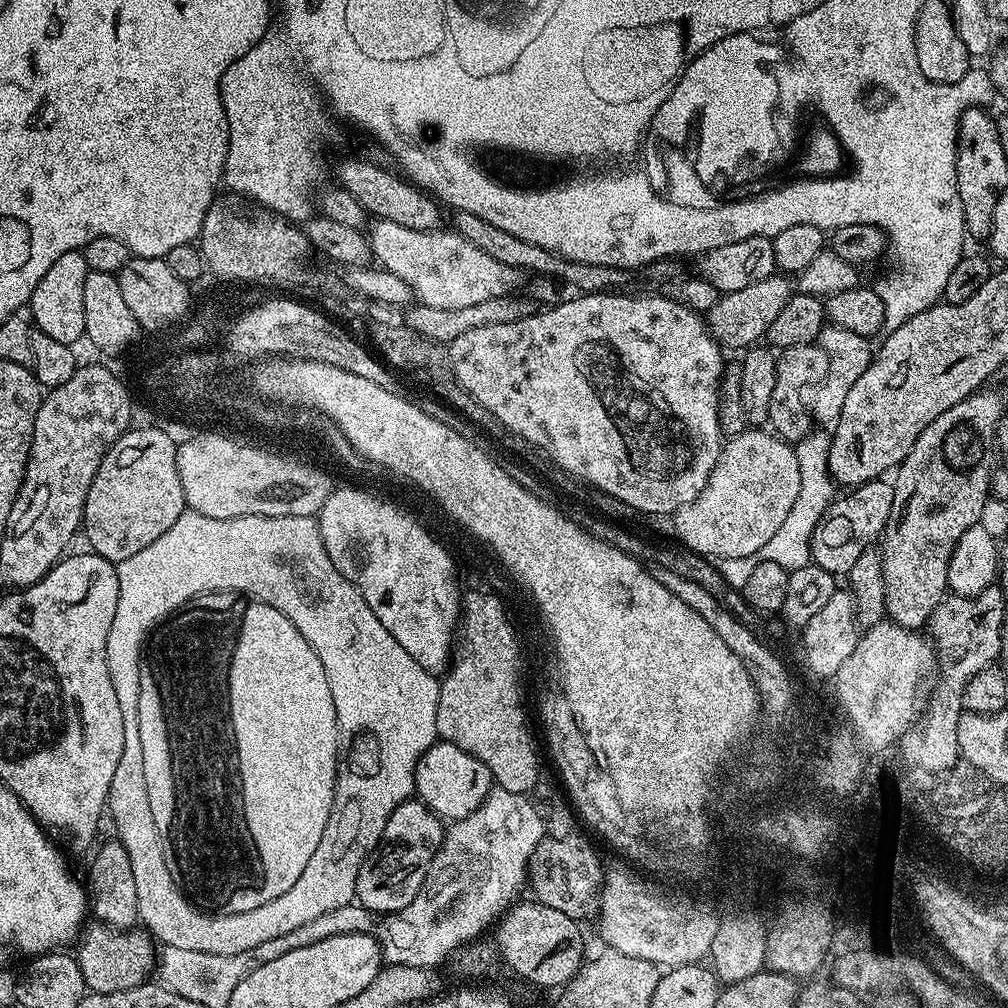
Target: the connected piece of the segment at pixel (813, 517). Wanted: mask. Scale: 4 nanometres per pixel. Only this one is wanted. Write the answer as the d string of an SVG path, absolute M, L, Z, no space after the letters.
M813 430L806 438L795 441L794 447L800 471L798 498L794 498L794 506L790 506L790 514L786 514L786 522L778 526L774 538L770 538L770 542L766 542L766 546L762 546L762 550L758 553L759 559L778 562L778 566L789 570L806 566L811 561L814 526L818 526L822 514L832 505L834 499L832 493L834 481L828 474L829 433L824 430Z

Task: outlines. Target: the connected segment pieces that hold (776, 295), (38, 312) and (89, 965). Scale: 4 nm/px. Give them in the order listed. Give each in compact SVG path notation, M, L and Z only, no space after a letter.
M773 274L765 280L750 282L750 286L744 287L743 290L723 293L718 303L706 313L708 330L716 343L725 349L747 350L759 345L768 335L770 322L778 318L778 310L782 310L782 306L790 302L793 294L793 281L784 274Z
M77 250L62 254L46 274L42 274L42 282L34 286L34 294L28 299L27 311L32 311L30 320L42 333L50 334L54 342L62 342L69 346L76 346L79 340L85 339L86 310L84 308L84 288L86 286L86 258L83 251Z
M99 922L90 924L83 929L79 937L80 949L75 949L74 952L82 970L84 987L89 993L114 994L118 990L130 990L145 983L151 977L148 976L151 972L153 975L158 964L158 944L147 931L136 926L117 930Z

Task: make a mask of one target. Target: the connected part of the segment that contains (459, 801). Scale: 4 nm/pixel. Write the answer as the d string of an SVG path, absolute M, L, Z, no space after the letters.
M438 740L428 748L415 767L417 797L438 816L460 819L473 813L491 792L494 781L491 770L480 759L458 749L453 743Z

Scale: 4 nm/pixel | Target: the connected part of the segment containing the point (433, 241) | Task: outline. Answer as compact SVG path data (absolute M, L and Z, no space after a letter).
M376 220L371 228L373 261L390 274L398 274L398 278L406 282L409 293L426 306L436 306L438 310L463 310L466 306L486 302L486 298L507 296L519 289L516 287L522 278L520 269L490 258L490 254L478 250L474 242L466 242L466 238L454 230L444 232L443 227L410 230L389 220Z

